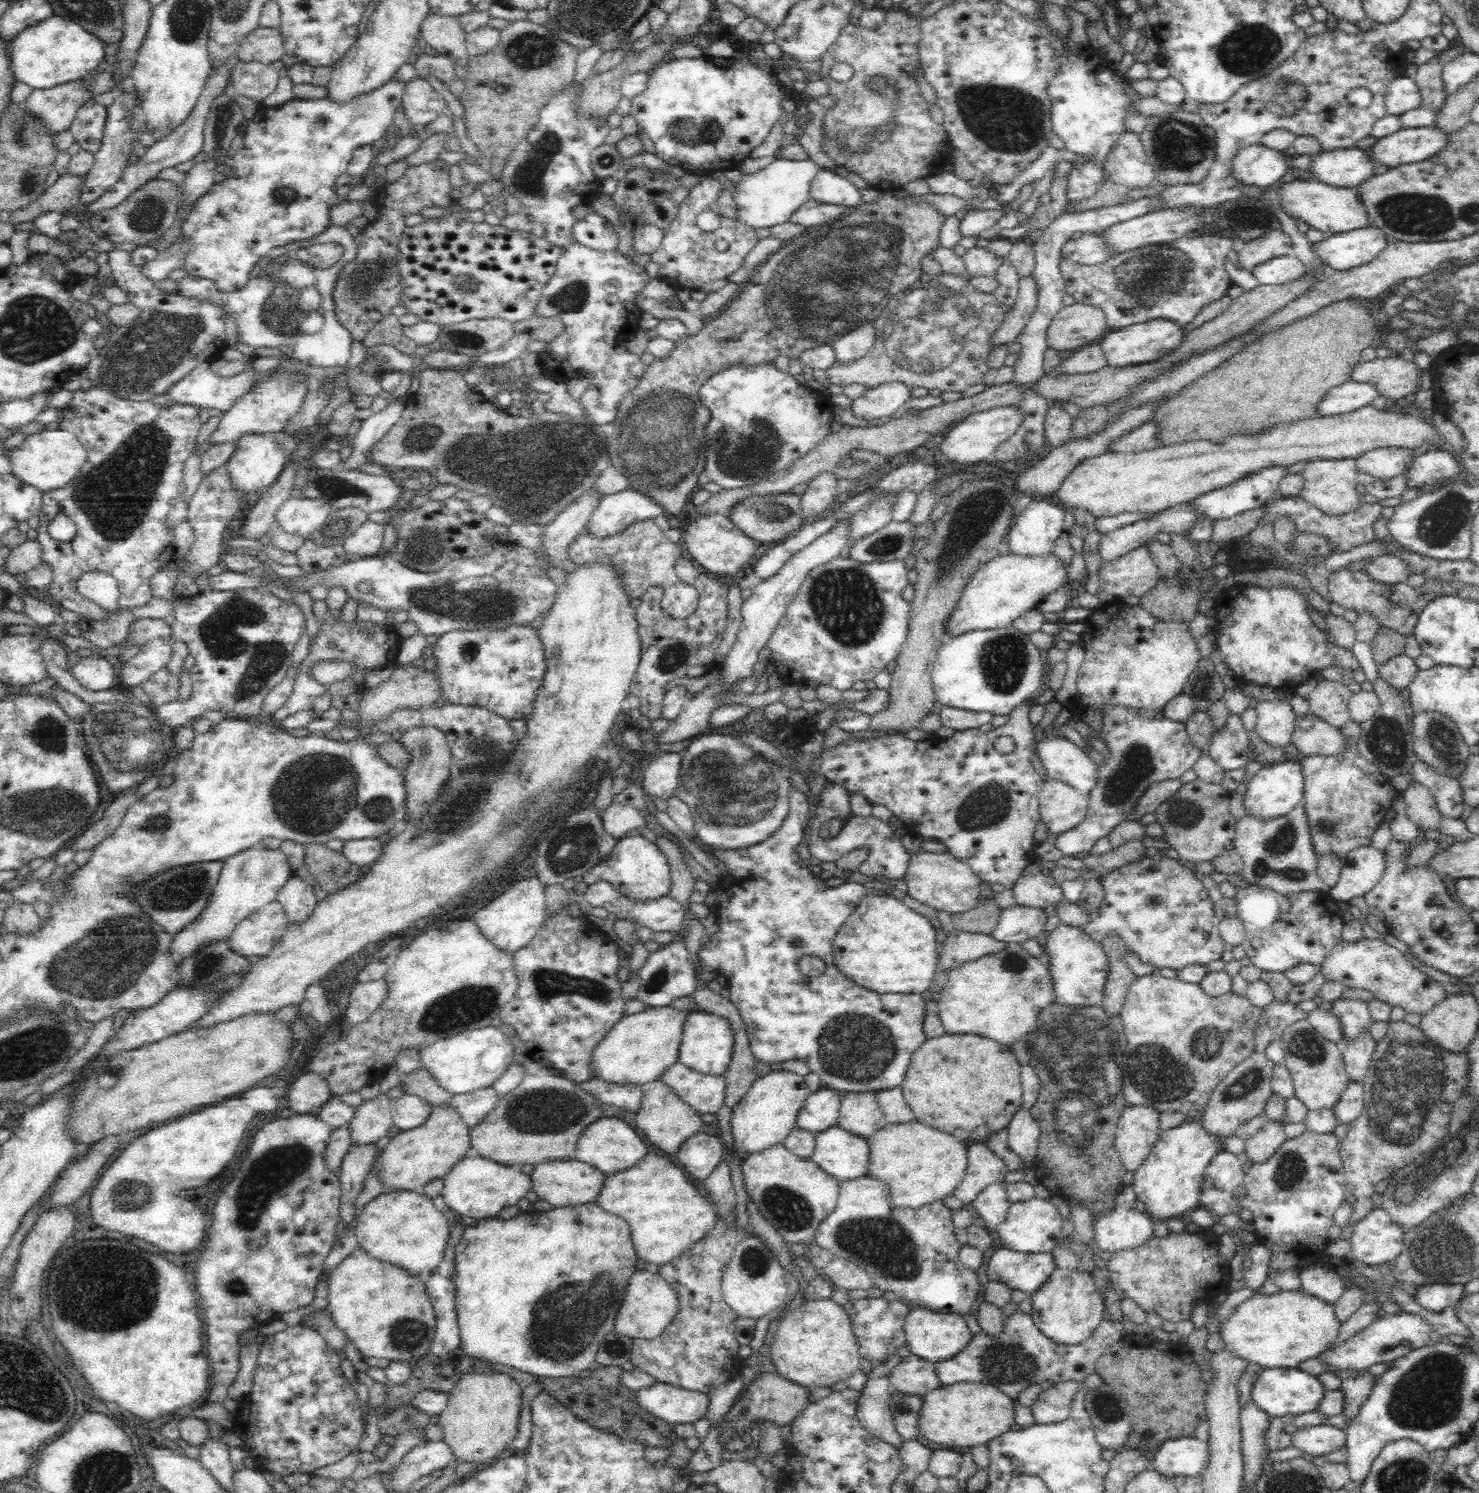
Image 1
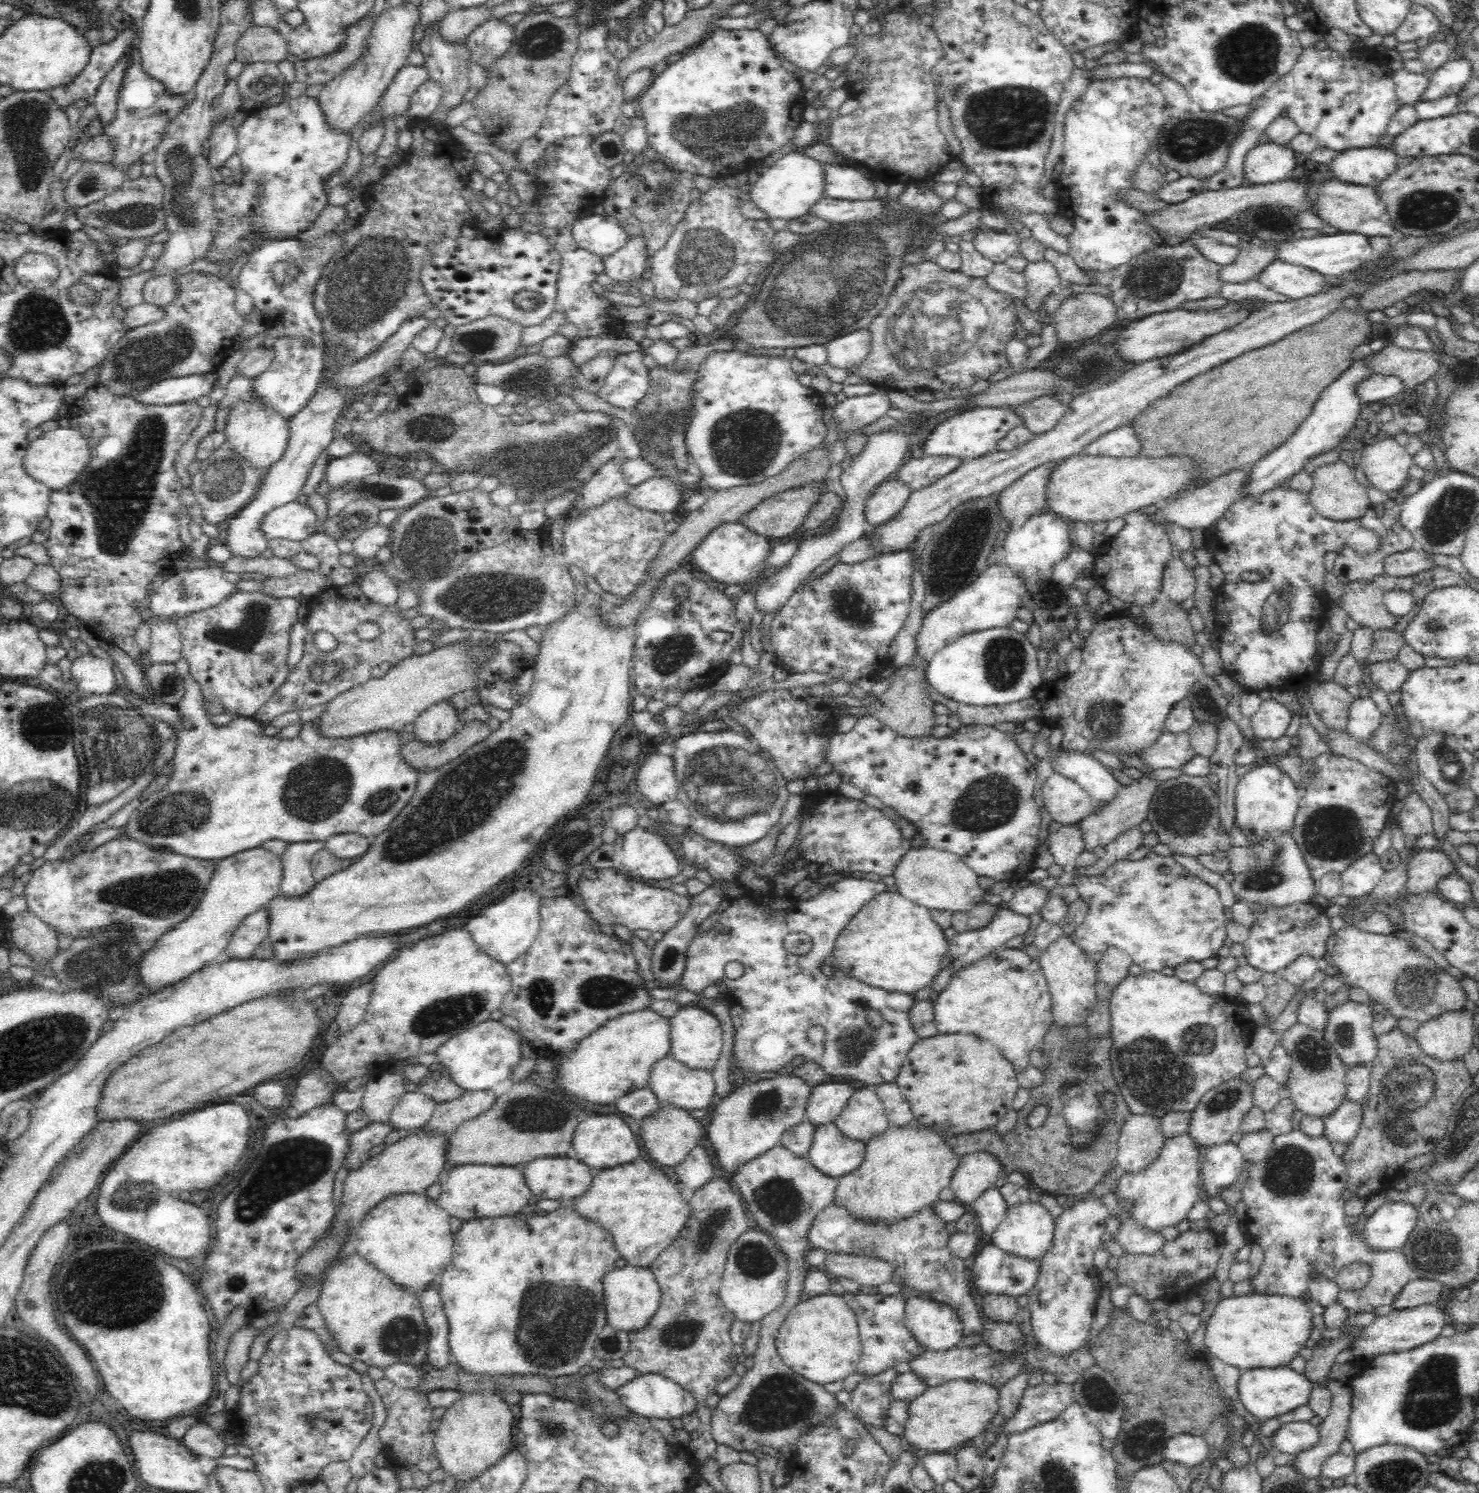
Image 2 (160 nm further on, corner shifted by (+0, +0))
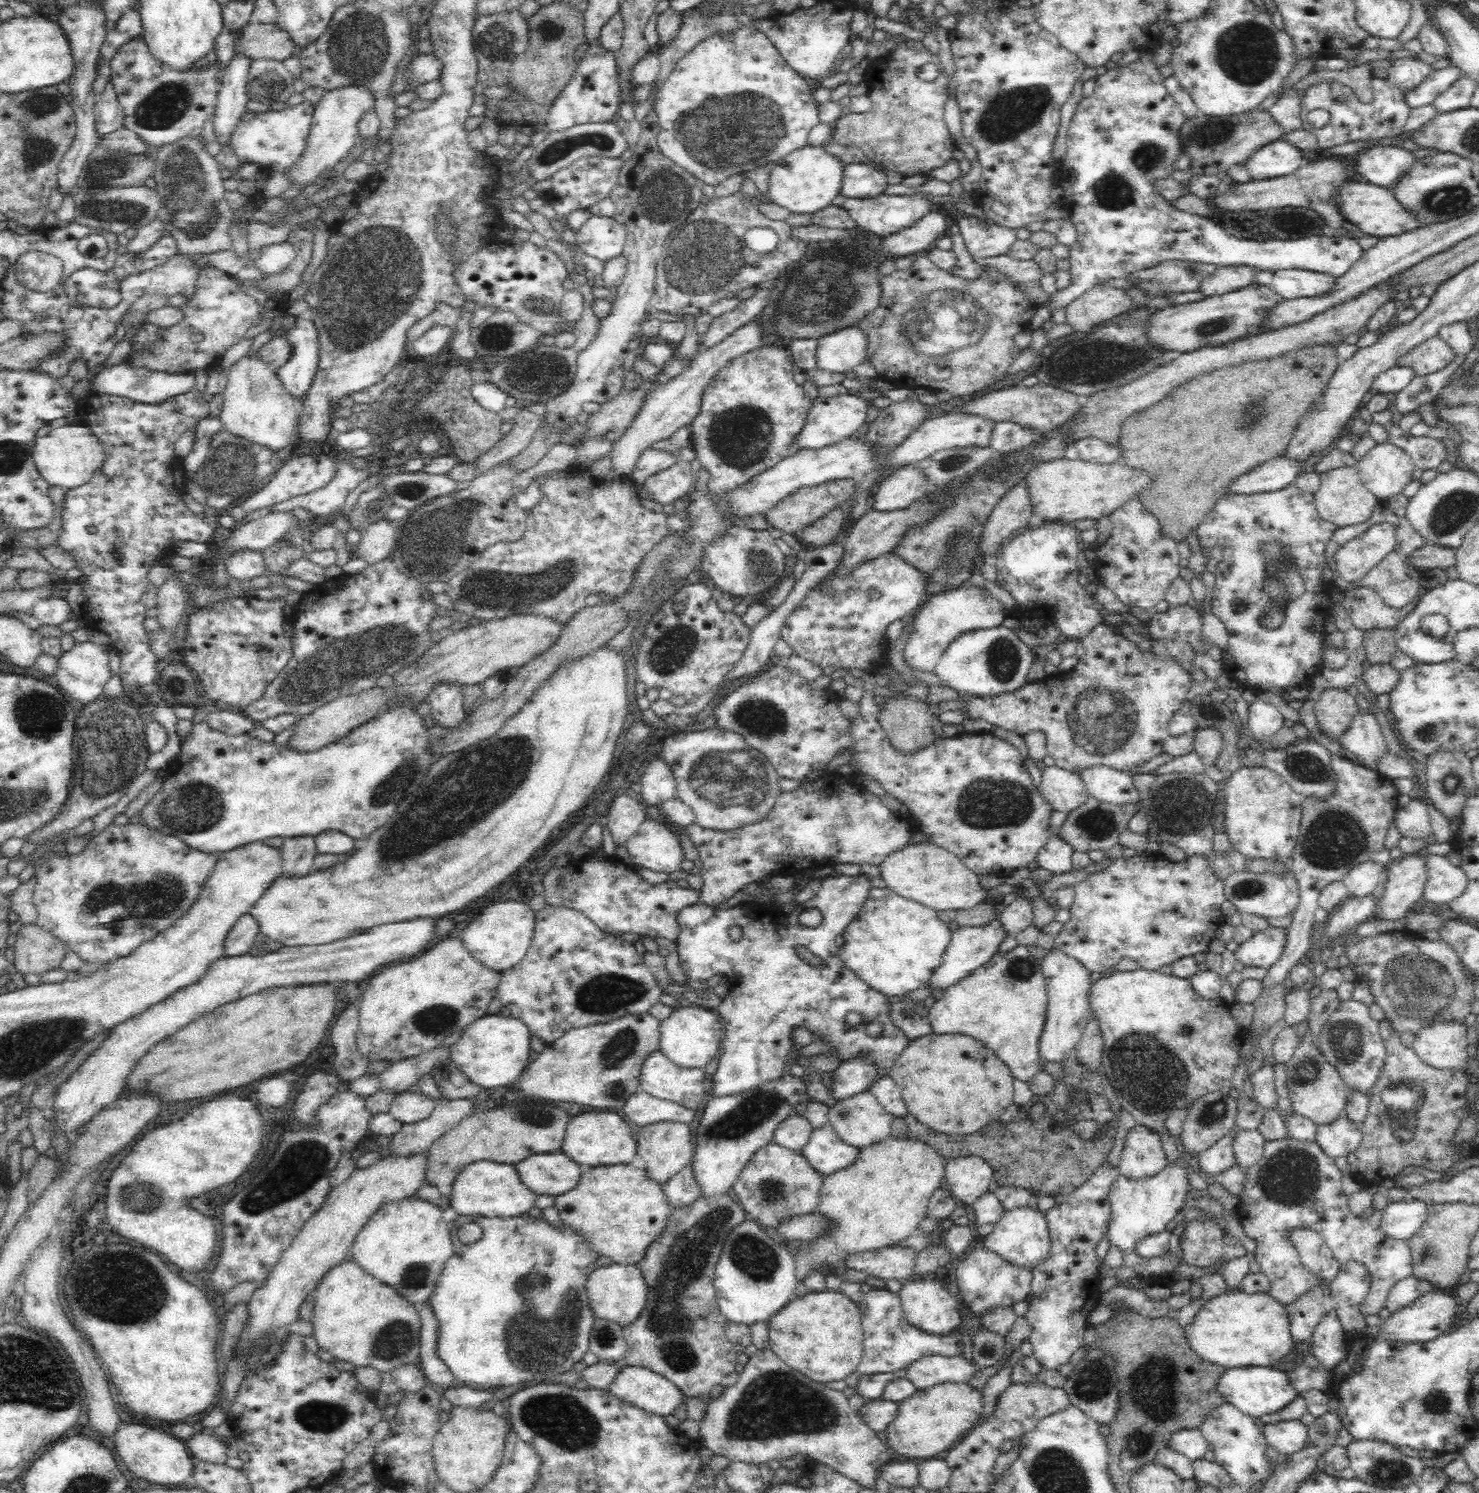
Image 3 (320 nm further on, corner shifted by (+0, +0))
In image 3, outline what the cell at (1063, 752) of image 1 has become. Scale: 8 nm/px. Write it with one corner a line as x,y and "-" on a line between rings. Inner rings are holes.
1104,766
1079,772
1089,796
1113,805
1138,805
1141,797
1132,781
1132,774

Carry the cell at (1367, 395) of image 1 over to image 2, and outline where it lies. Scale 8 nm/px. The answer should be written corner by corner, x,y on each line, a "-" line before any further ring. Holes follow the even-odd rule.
1372,374
1357,384
1357,393
1363,403
1380,404
1384,398
1392,398
1405,389
1401,378
1394,375

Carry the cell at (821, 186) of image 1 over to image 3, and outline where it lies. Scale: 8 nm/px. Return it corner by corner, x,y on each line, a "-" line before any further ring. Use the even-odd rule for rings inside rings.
851,163
844,168
844,180
842,182
841,196
859,199
868,199
879,196
889,185
887,174
875,168
876,163

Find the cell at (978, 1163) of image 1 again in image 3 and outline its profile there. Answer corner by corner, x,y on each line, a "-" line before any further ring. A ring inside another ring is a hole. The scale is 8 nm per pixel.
959,1156
945,1162
947,1187
959,1204
972,1204
988,1192
994,1170
979,1156

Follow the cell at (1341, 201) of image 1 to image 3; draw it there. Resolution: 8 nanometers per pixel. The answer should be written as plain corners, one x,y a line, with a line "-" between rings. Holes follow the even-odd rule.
1346,182
1346,186
1339,191
1336,205
1349,223
1371,236
1391,237
1420,228
1420,220
1416,219
1412,211
1404,209
1402,203
1396,201
1392,188
1367,182

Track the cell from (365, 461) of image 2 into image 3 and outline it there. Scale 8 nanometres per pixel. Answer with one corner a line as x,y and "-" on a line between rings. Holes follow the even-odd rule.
338,462
333,479
326,486
314,492
272,504
269,506
269,513
288,512
300,506
314,517
330,518
343,510
348,494
367,476
369,474
365,471
356,470
350,464

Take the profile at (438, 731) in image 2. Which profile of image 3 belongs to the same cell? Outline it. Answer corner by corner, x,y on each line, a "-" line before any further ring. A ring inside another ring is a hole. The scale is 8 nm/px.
437,683
427,697
431,708
427,719
438,726
458,726
466,717
463,690
460,685

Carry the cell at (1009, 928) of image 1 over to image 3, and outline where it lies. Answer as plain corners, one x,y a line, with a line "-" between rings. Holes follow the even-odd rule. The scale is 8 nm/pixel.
998,918
984,926
959,927
955,929
951,932
951,941
946,947
942,964
928,978
926,986
935,992
937,988
947,989
949,986
960,982
973,970
984,966
984,963
988,962
998,952
998,946
1000,946
1000,942
1004,938
1006,938
1006,933
1004,933
1002,923
998,921

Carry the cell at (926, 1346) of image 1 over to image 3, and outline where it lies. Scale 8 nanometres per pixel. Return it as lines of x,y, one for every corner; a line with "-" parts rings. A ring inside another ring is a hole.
921,1276
908,1278
902,1281
901,1288
897,1291
903,1308
903,1315
906,1320
917,1326
920,1330
932,1334
946,1334
956,1328
962,1317
960,1317
960,1301
948,1290
944,1282
935,1278
922,1278

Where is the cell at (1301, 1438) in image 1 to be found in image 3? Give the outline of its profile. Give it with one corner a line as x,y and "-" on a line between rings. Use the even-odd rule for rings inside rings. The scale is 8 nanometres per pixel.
1298,1419
1272,1424
1260,1423
1260,1426
1267,1446
1282,1454
1291,1455
1298,1452
1308,1436
1307,1425
1298,1422

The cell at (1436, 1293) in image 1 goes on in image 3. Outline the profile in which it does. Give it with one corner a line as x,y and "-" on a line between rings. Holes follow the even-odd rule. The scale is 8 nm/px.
1414,1275
1409,1276
1392,1286
1385,1302
1385,1308
1392,1313
1396,1312
1434,1289
1433,1283
1416,1278

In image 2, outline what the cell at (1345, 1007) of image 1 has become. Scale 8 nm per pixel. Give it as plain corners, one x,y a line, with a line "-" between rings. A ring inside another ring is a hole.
1348,1000
1336,1006
1328,1013
1328,1020
1324,1024
1323,1035
1326,1042
1336,1051
1344,1067
1355,1067
1372,1064
1377,1055
1377,1036
1372,1030
1372,1020
1375,1012
1367,1005

